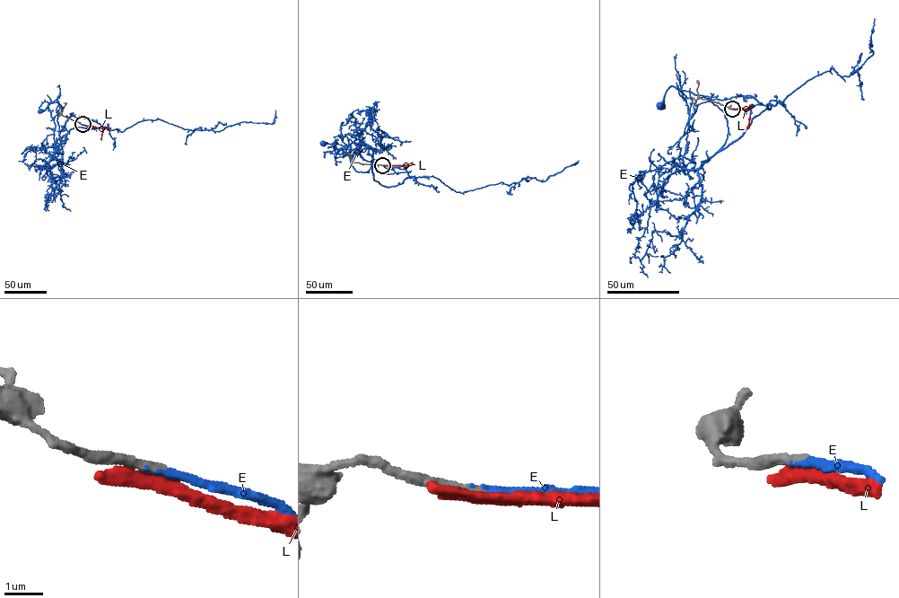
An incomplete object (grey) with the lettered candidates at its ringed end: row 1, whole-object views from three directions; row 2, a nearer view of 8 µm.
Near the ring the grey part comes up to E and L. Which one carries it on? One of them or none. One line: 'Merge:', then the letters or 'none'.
Merge: E

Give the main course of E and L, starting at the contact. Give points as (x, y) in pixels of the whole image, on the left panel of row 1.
E: (82, 124), (102, 127), (70, 128), (61, 145), (56, 120), (63, 107), (53, 102), (40, 111)
L: (82, 124), (103, 128), (100, 139)

